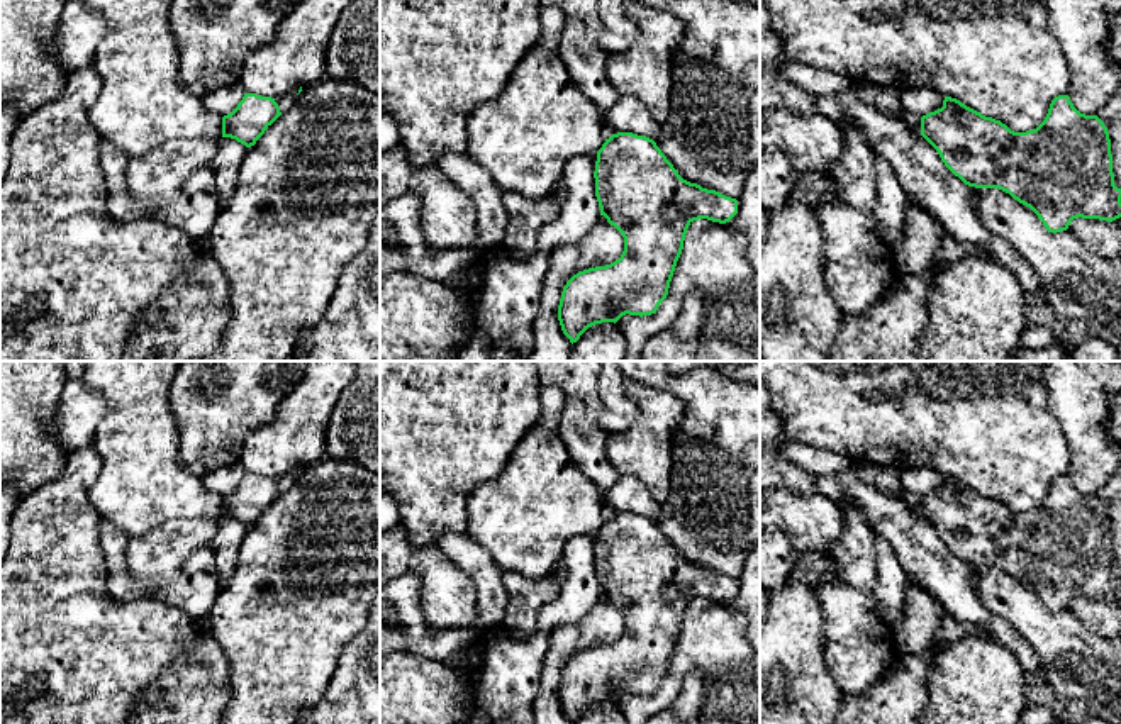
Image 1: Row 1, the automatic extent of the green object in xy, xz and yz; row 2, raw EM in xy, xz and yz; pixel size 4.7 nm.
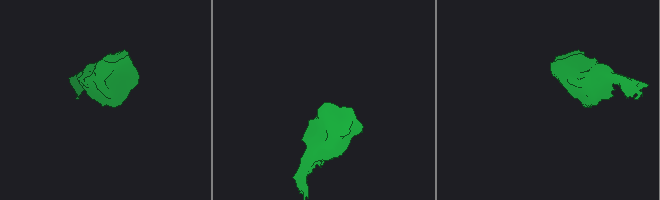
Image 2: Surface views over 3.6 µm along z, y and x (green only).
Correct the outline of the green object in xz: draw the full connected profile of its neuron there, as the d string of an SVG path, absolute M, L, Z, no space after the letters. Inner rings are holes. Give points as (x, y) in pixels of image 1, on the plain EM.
M617 512L605 519L597 531L594 558L600 595L622 614L624 631L621 638L611 644L578 651L563 666L558 700L572 724L595 704L616 704L626 693L639 697L655 693L668 675L689 605L699 599L726 604L738 593L736 578L683 560L653 519L633 512Z

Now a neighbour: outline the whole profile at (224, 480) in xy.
M239 463L227 466L227 468L220 468L217 471L210 471L207 475L202 476L202 483L204 487L217 495L227 495L231 493L237 483L243 480L244 476L244 470Z

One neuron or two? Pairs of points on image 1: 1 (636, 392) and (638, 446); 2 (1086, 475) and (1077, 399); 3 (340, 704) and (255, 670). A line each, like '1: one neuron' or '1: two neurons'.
1: one neuron
2: one neuron
3: two neurons

